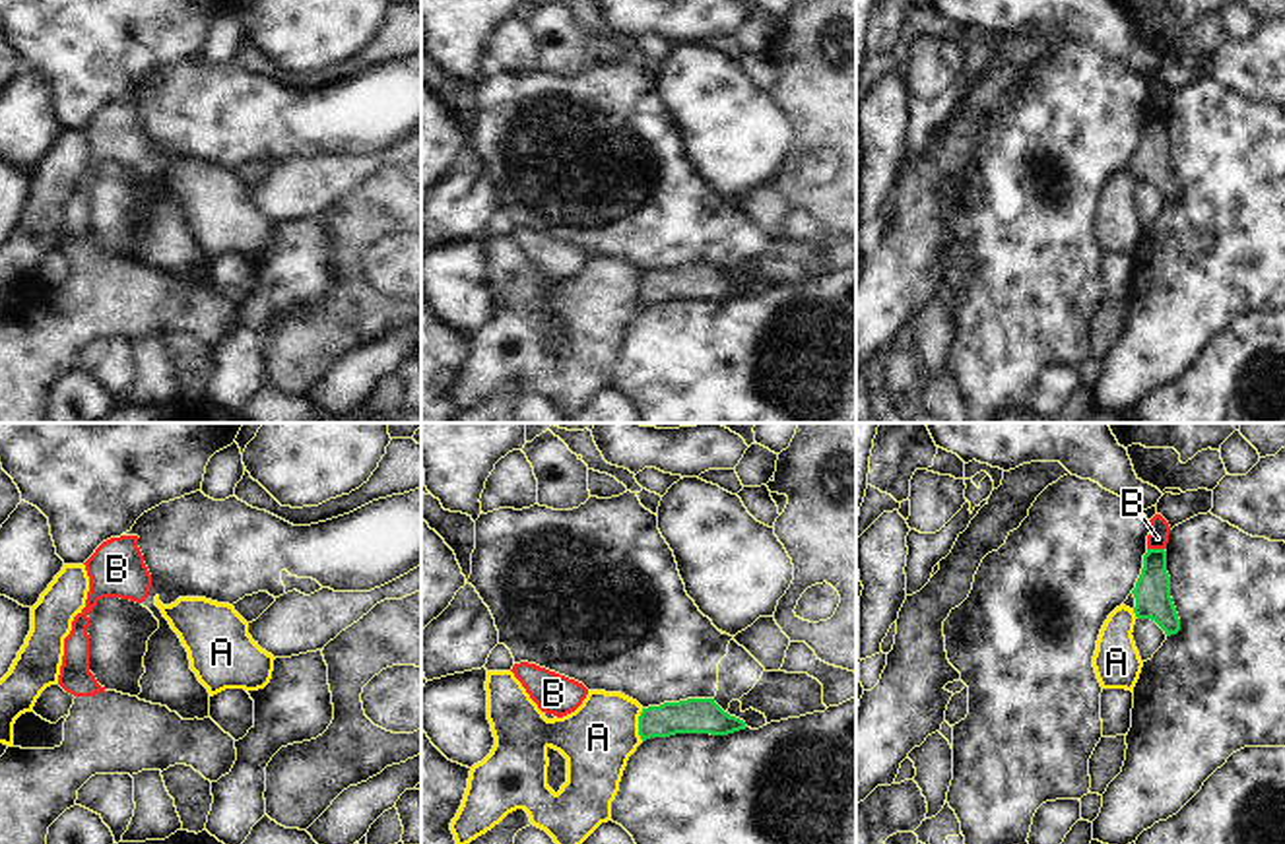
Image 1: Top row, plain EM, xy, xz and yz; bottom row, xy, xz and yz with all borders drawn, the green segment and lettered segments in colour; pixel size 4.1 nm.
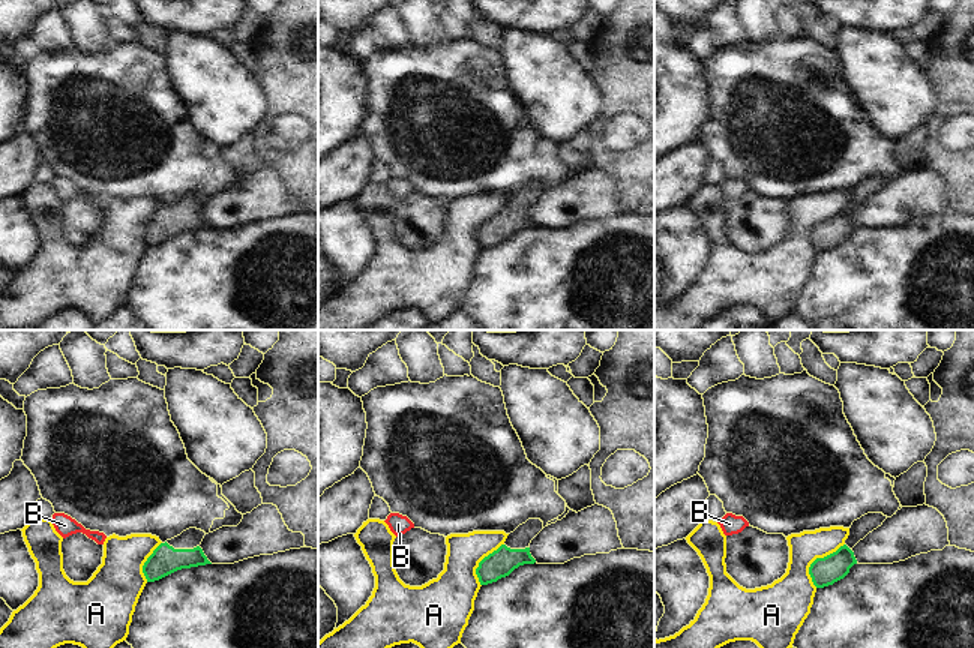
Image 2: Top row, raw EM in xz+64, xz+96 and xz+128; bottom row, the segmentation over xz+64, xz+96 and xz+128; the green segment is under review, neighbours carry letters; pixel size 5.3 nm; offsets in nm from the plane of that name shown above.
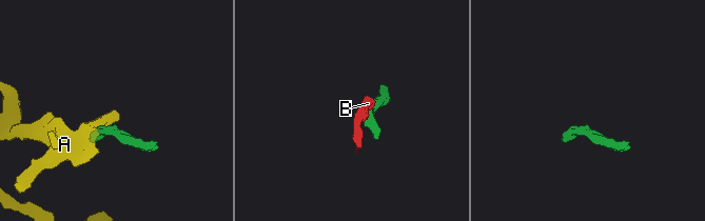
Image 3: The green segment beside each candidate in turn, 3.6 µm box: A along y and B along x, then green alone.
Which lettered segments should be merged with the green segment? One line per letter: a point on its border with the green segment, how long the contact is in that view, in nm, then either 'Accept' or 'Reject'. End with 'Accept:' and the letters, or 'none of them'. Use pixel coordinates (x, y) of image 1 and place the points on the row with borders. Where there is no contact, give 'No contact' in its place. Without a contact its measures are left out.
A: Touches green at xz (639, 724). Shared border 140 nm. Reject
B: Touches green at yz (1155, 550). Shared border 70 nm. Reject
Accept: none of them

